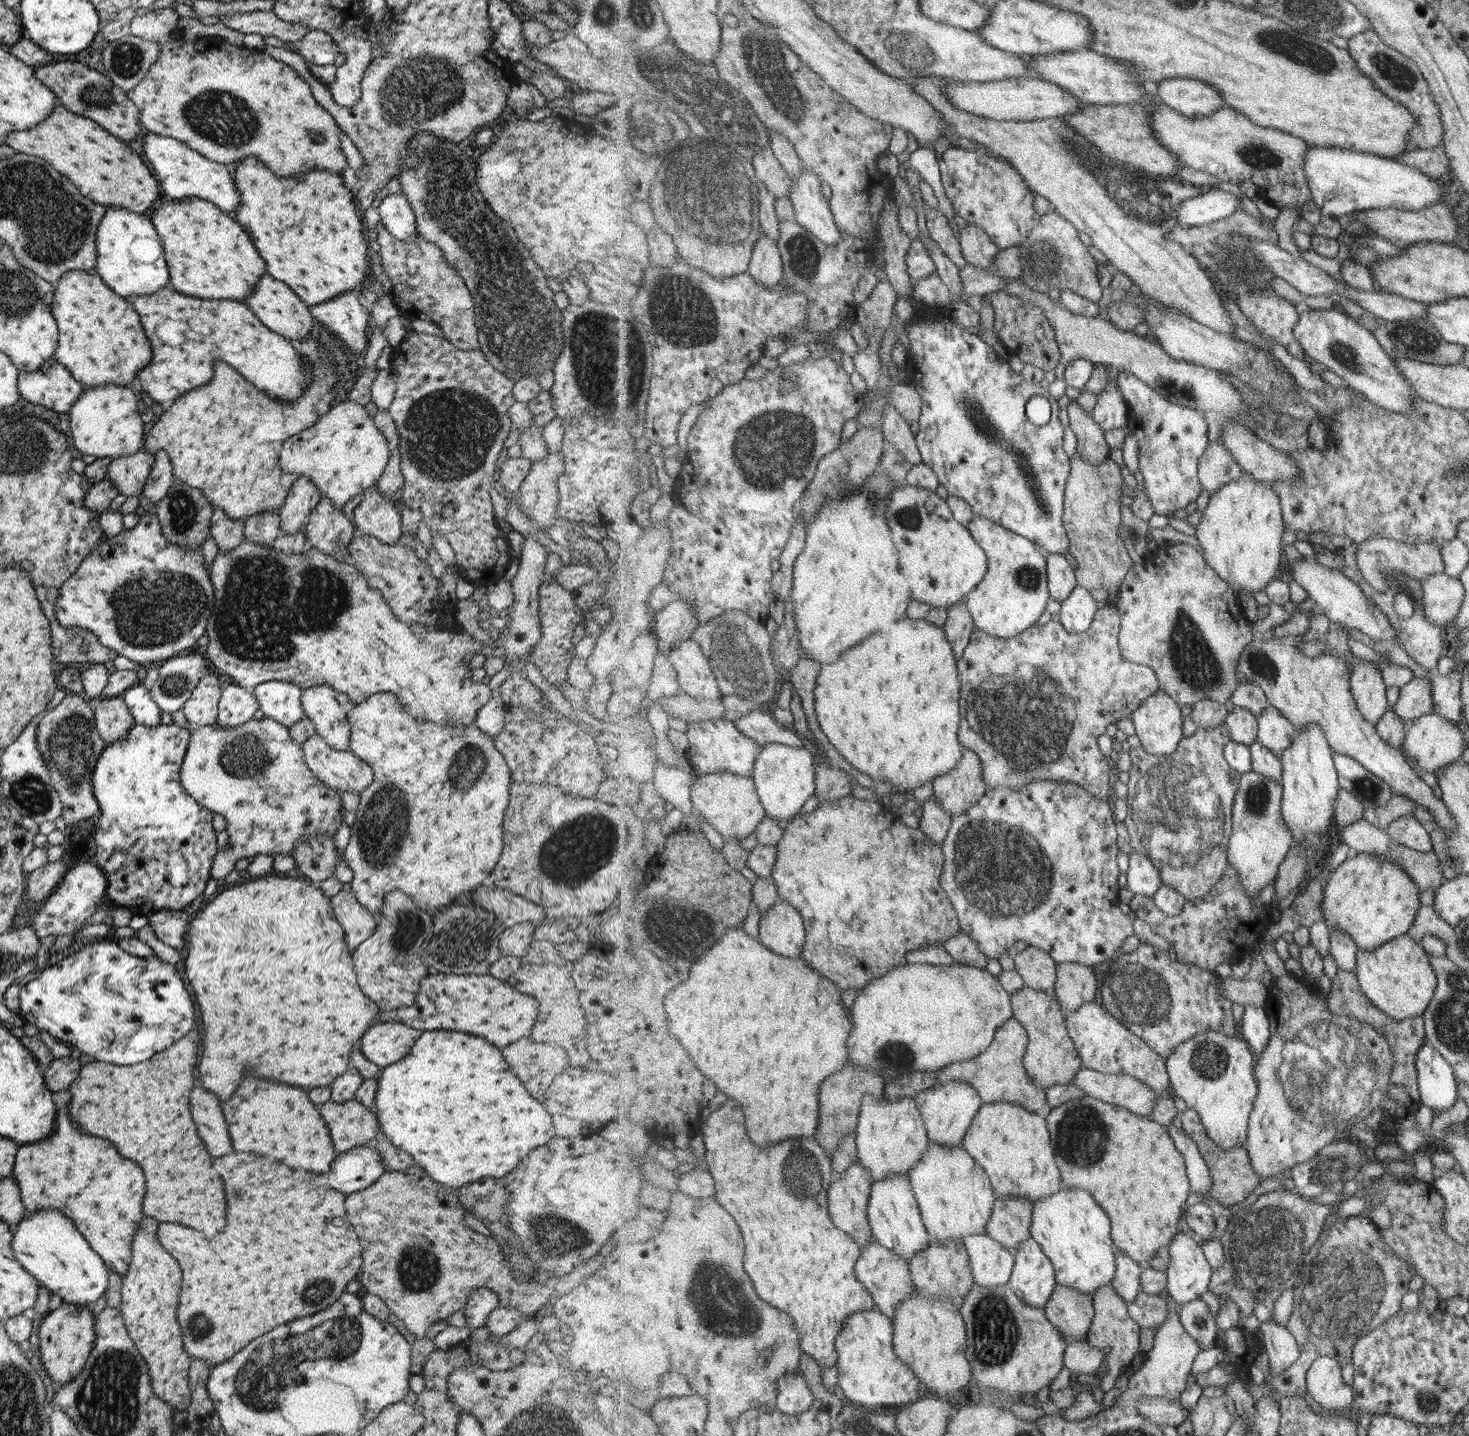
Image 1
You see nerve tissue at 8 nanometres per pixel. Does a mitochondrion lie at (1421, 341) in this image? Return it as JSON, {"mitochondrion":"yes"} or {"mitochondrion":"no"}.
{"mitochondrion":"yes"}

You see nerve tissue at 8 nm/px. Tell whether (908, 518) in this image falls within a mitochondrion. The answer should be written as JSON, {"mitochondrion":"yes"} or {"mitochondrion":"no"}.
{"mitochondrion":"yes"}

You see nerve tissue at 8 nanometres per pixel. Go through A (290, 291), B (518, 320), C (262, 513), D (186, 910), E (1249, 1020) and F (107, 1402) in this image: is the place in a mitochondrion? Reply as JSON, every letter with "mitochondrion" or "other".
{"A":"other","B":"mitochondrion","C":"other","D":"other","E":"other","F":"mitochondrion"}

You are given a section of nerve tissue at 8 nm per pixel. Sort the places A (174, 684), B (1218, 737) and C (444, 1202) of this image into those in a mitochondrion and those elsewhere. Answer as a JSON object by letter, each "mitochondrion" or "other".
{"A":"mitochondrion","B":"other","C":"other"}

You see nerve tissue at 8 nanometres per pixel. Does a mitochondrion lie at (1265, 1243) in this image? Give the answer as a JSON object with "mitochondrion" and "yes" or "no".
{"mitochondrion":"yes"}

